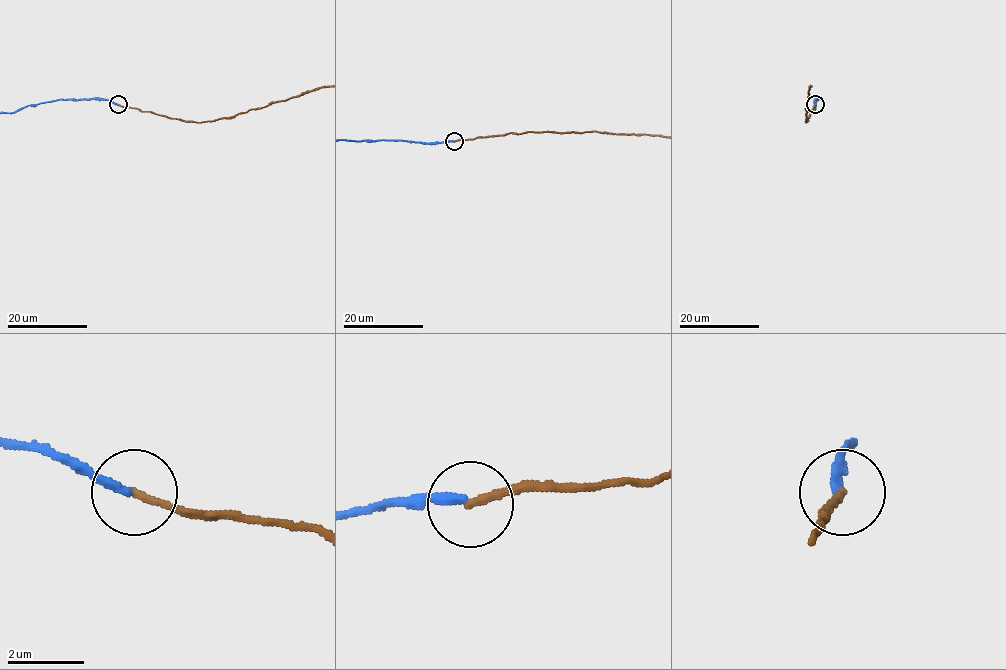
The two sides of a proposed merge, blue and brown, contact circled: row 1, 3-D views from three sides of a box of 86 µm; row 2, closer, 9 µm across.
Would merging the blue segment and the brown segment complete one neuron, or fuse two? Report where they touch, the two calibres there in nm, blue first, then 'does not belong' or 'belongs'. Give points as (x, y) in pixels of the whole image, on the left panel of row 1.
at (118, 104); 240 nm thick on the blue side, 200 nm on the other; does not belong

